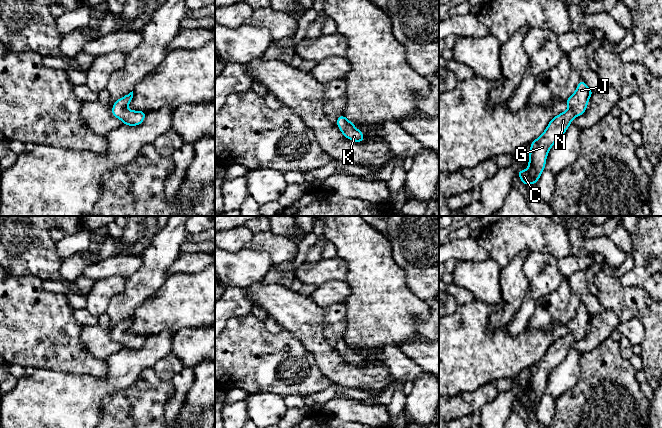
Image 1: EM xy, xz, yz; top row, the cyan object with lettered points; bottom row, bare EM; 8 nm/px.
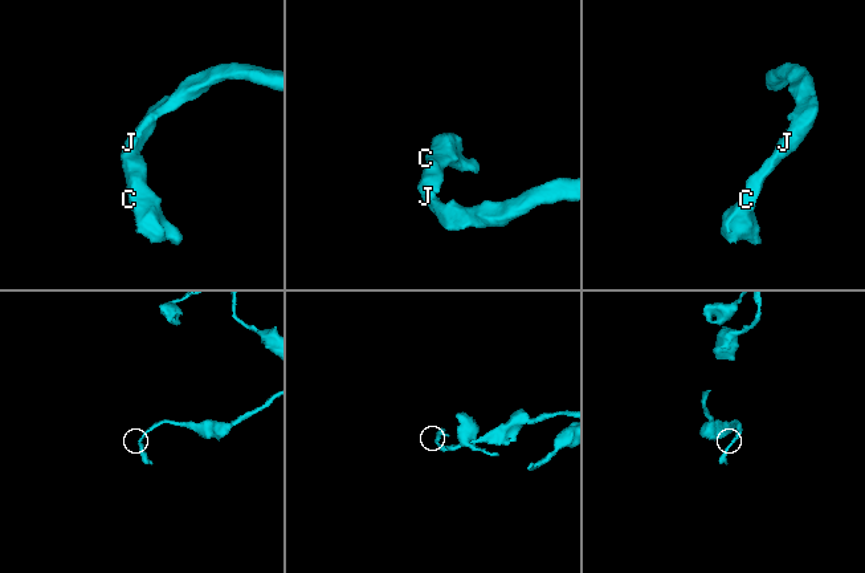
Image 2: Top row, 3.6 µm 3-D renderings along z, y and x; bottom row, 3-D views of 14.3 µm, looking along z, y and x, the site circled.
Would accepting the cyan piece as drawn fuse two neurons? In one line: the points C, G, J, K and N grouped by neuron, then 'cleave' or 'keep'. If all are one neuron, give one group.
C G J K N | keep

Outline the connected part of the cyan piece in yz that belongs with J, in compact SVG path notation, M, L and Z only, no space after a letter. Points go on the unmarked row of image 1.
M580 304L576 315L567 323L568 333L555 340L543 358L534 364L529 378L529 389L526 395L519 394L517 398L526 410L529 407L536 409L542 395L545 393L546 382L553 368L566 356L574 341L582 339L593 318L586 307Z

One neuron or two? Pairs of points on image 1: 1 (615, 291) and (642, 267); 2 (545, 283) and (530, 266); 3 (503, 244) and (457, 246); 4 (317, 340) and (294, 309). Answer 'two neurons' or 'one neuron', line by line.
1: two neurons
2: one neuron
3: two neurons
4: one neuron

